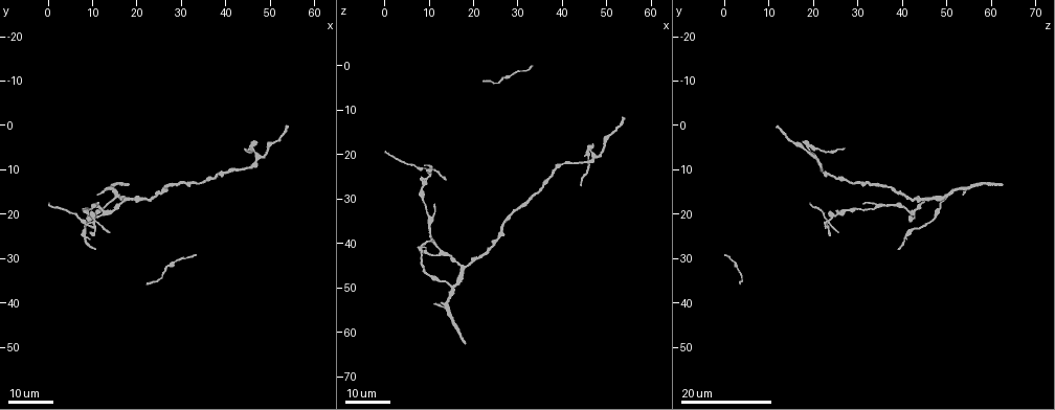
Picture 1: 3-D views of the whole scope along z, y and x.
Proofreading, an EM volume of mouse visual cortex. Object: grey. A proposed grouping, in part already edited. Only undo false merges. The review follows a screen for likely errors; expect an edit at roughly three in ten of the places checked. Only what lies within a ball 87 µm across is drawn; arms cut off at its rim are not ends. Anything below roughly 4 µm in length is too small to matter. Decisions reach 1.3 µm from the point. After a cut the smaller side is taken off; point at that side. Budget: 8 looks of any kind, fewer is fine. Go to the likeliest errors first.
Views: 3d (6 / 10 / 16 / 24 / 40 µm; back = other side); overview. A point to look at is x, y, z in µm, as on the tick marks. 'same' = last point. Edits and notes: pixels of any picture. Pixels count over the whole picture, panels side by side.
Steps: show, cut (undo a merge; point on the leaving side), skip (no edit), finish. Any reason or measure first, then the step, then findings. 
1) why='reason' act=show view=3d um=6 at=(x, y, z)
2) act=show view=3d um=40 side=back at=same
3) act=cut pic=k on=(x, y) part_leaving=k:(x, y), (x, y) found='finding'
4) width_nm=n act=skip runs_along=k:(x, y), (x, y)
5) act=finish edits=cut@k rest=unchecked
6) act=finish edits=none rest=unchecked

why='thin arm on a thick one' act=show view=3d um=16 at=(10.0, 23.0, 23.0)

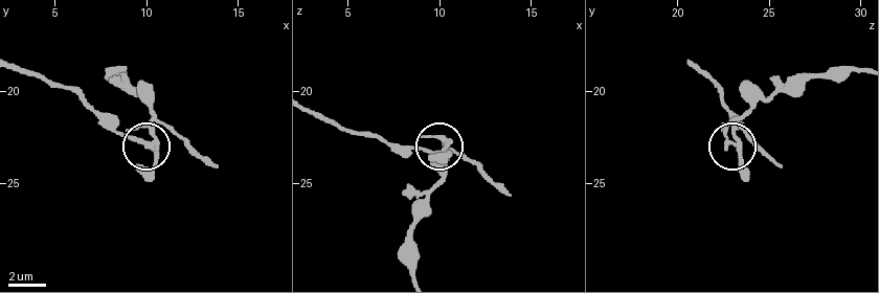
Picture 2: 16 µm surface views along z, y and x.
act=show view=3d um=10 at=(10.5, 23.0, 23.2)

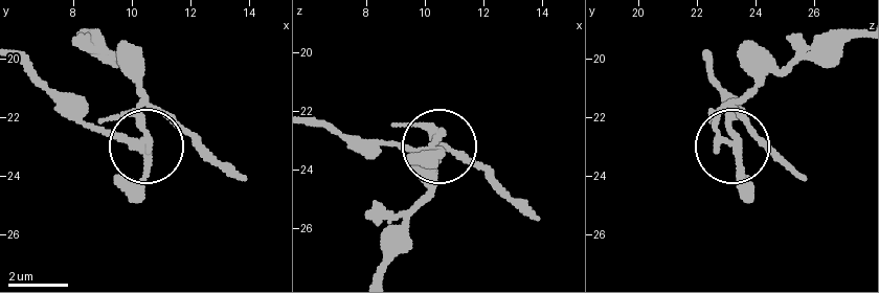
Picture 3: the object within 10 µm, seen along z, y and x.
side_arm_um=14 act=cut pic=3 on=(114, 179) part_leaving=3:(142, 150), (142, 193) found='two neurons meet here'

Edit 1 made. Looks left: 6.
why='three arms meet' act=show view=3d um=24 at=(15.5, 16.0, 50.0)

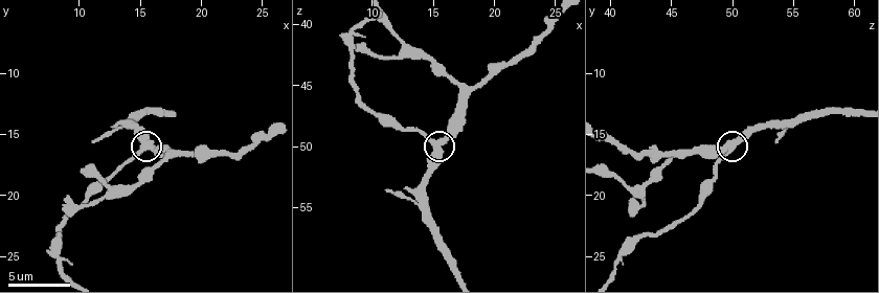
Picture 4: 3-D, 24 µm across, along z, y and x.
act=show view=3d um=6 at=(15.2, 16.2, 49.8)

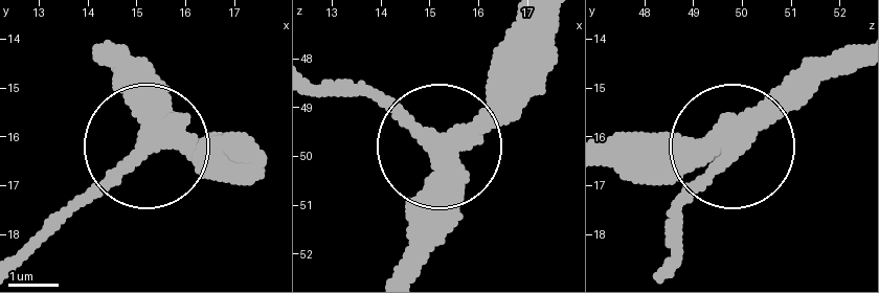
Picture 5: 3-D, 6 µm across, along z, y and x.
act=show view=3d um=6 side=back at=(15.10, 16.25, 49.80)

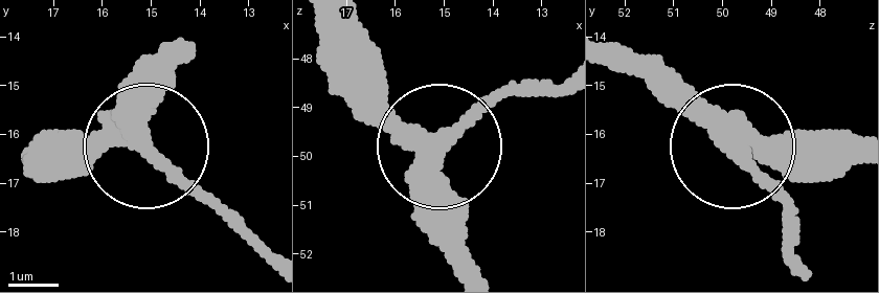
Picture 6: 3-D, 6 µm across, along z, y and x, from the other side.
side_arm_um=15 act=skip runs_along=6:(851, 153), (776, 153), (726, 136), (630, 57) found='one neuron here'

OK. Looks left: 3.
why='thin neck' act=show view=3d um=24 at=(46.5, 6.0, 19.0)

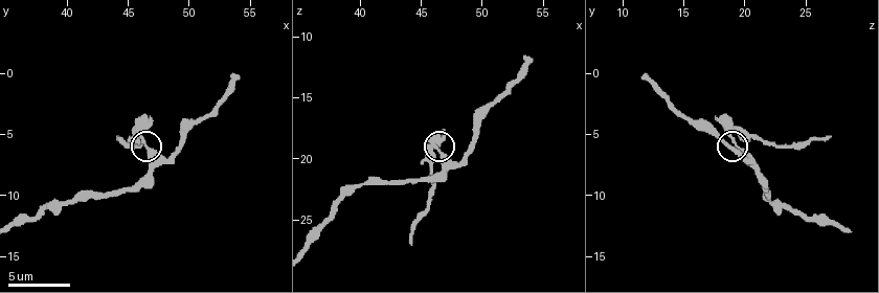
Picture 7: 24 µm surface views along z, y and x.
act=show view=3d um=10 at=(46.2, 5.4, 19.0)

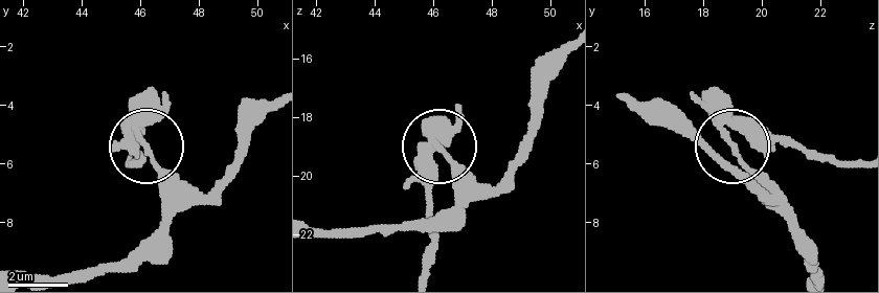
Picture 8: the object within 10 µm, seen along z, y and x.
act=cut pic=8 on=(126, 136) part_leaving=8:(725, 122), (858, 160) found='two neurons meet here'

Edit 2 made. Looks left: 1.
act=finish edits=cut@3,cut@8 rest=unchecked

